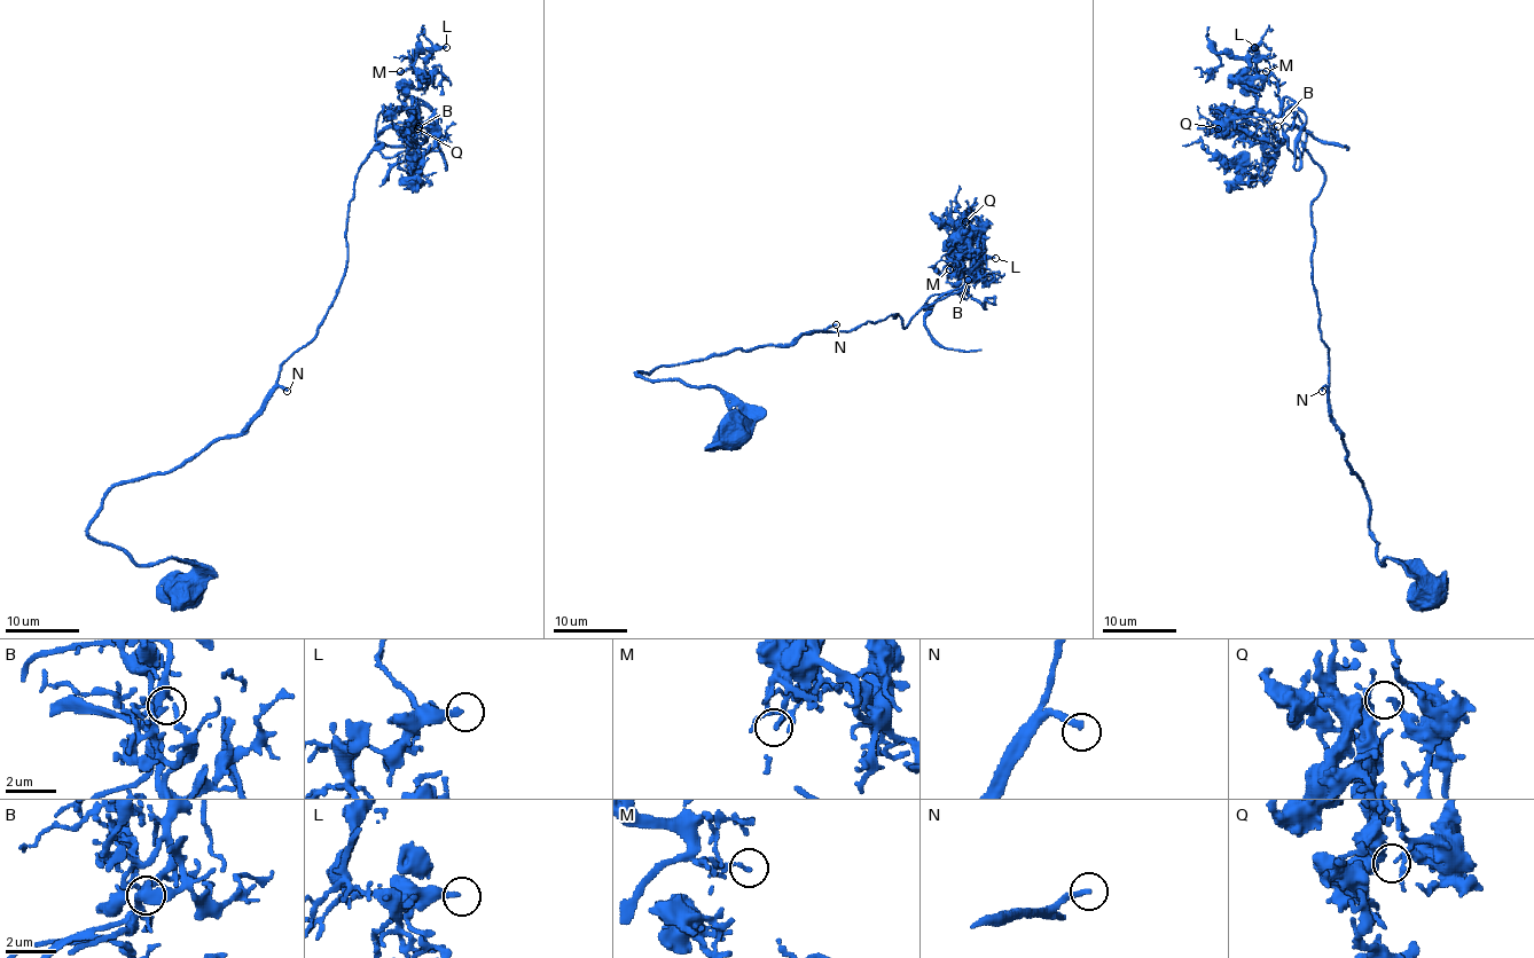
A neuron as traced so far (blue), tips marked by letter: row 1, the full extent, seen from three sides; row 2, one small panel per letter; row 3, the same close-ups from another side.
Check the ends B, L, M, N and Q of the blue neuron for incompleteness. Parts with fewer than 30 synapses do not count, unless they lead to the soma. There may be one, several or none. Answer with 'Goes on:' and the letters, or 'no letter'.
Goes on: N

